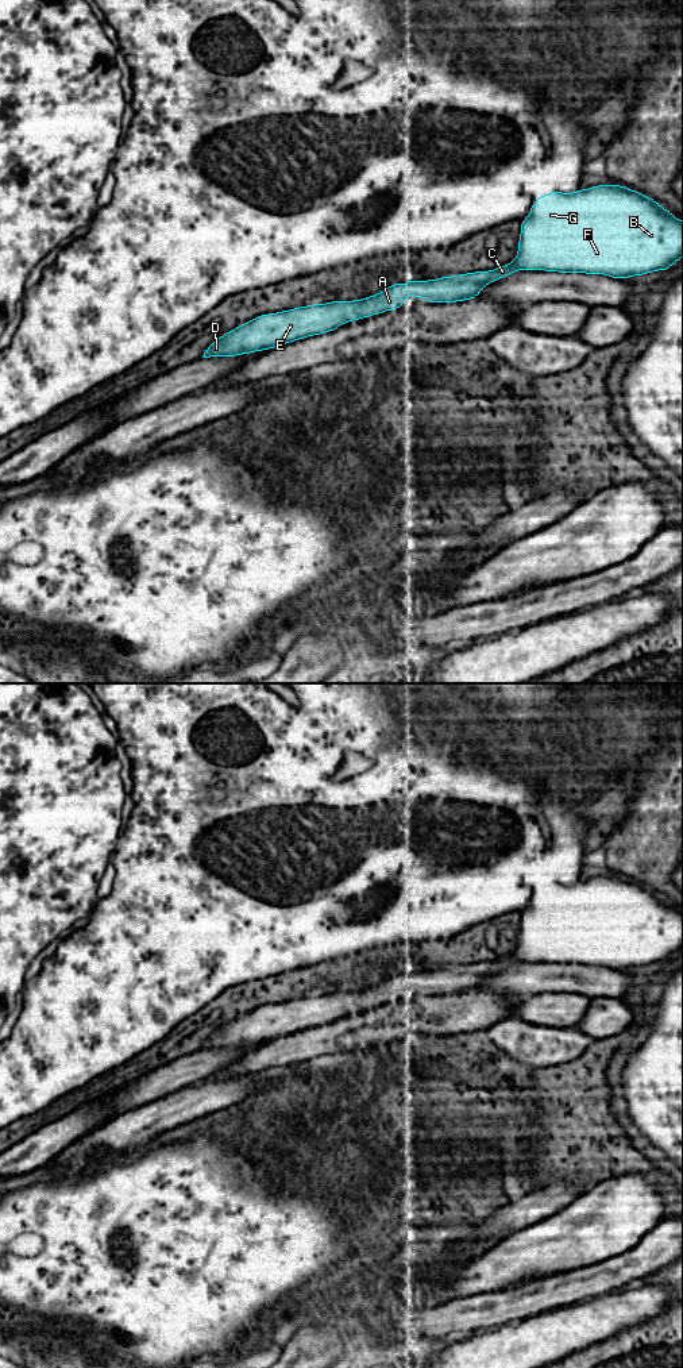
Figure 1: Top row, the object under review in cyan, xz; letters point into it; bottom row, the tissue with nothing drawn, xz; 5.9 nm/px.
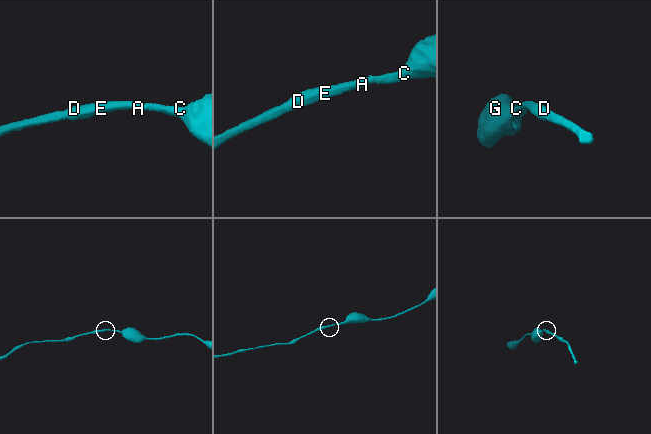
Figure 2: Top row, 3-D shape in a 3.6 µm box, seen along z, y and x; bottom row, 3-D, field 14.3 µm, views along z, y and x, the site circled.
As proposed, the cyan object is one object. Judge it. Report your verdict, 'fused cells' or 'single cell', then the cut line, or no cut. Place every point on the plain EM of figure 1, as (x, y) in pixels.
single cell; cut none

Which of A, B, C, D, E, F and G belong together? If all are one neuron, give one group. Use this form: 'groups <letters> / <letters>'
groups A B C D E F G

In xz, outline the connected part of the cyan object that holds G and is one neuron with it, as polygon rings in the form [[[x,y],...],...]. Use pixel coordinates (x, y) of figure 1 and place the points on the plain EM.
[[[617,875],[611,878],[597,876],[584,882],[579,880],[571,886],[555,882],[549,886],[535,890],[528,909],[521,913],[518,945],[509,956],[490,963],[475,963],[428,972],[413,972],[409,970],[406,978],[401,974],[397,974],[387,980],[362,991],[331,993],[327,995],[315,995],[293,999],[290,1002],[281,1002],[278,1005],[262,1006],[236,1018],[232,1022],[225,1024],[205,1041],[202,1049],[251,1045],[254,1043],[270,1041],[289,1033],[309,1029],[312,1026],[331,1024],[339,1020],[339,1017],[343,1014],[383,1005],[390,1001],[400,1001],[409,986],[414,987],[416,990],[425,989],[431,995],[476,990],[479,983],[491,972],[503,970],[517,962],[606,966],[611,970],[624,971],[632,967],[644,967],[656,962],[670,962],[670,957],[678,953],[682,947],[683,913],[678,912],[670,905],[670,902],[664,901],[661,897],[643,885]]]

